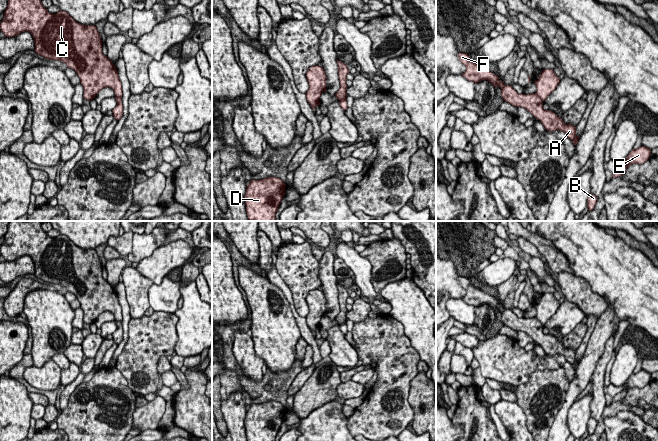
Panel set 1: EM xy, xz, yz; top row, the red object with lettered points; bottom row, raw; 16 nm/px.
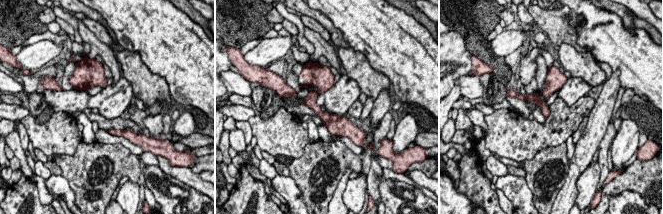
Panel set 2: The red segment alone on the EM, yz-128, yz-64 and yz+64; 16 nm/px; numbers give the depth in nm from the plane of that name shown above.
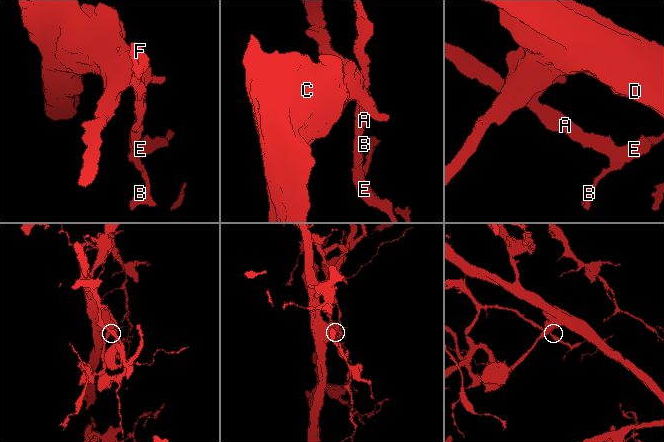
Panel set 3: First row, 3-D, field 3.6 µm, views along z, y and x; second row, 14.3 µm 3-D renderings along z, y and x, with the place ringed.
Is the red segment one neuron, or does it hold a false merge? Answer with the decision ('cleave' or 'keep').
cleave

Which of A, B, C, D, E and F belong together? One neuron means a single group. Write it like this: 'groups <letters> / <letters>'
groups A B E F / C D

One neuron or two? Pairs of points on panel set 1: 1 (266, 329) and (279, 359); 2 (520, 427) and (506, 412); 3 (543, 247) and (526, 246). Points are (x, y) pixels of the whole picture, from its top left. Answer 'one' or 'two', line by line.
1: one
2: one
3: two

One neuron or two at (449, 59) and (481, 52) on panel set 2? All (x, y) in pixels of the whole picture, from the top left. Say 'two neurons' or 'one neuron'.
two neurons

